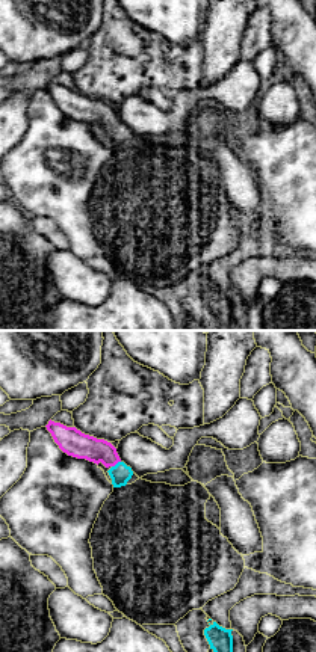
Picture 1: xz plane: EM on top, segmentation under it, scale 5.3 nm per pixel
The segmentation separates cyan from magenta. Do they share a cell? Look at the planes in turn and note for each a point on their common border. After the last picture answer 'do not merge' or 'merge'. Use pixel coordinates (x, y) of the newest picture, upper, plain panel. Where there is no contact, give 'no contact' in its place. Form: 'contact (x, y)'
contact (117, 126)

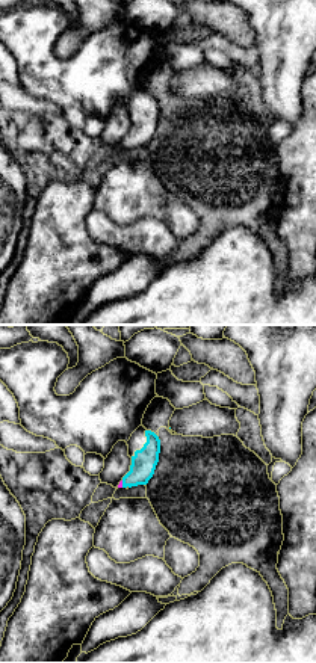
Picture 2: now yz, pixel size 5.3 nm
contact (123, 145)

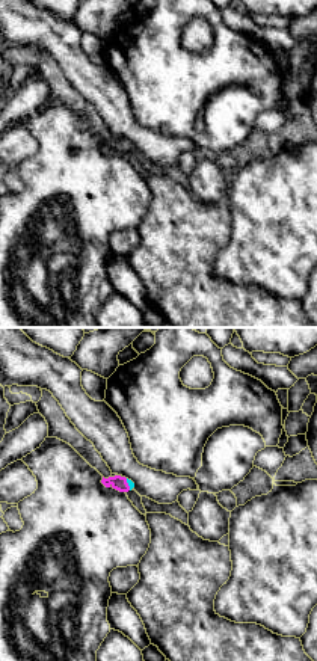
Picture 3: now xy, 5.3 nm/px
contact (129, 147)

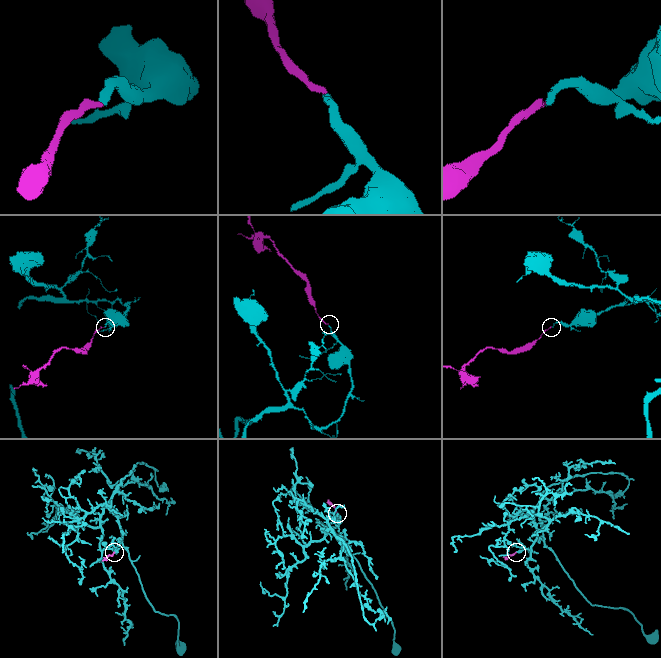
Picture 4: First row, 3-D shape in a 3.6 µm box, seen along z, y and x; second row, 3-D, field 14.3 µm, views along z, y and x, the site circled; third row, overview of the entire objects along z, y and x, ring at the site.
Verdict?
merge

